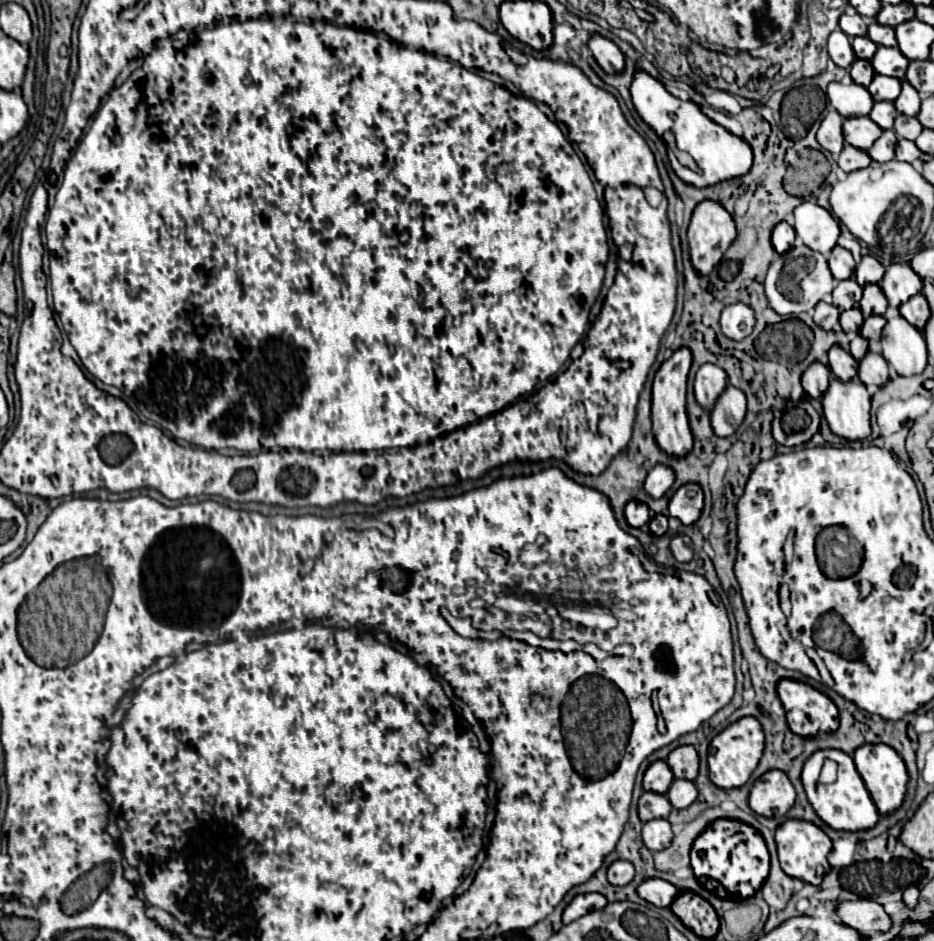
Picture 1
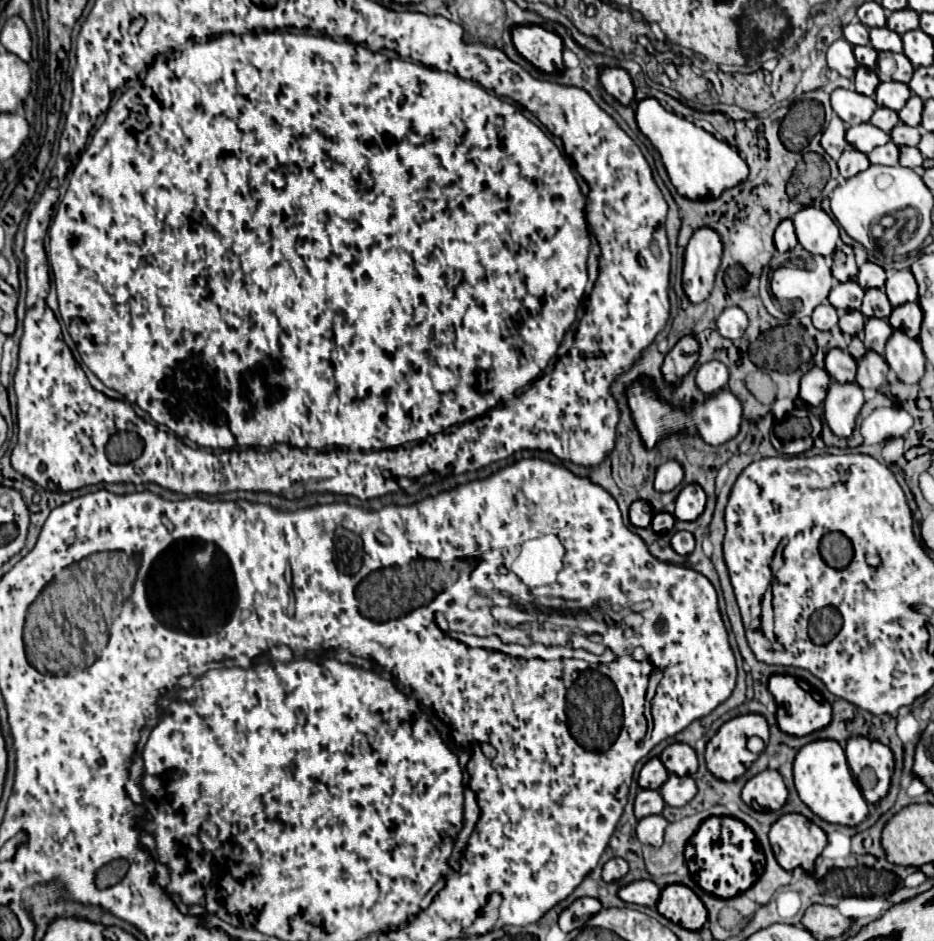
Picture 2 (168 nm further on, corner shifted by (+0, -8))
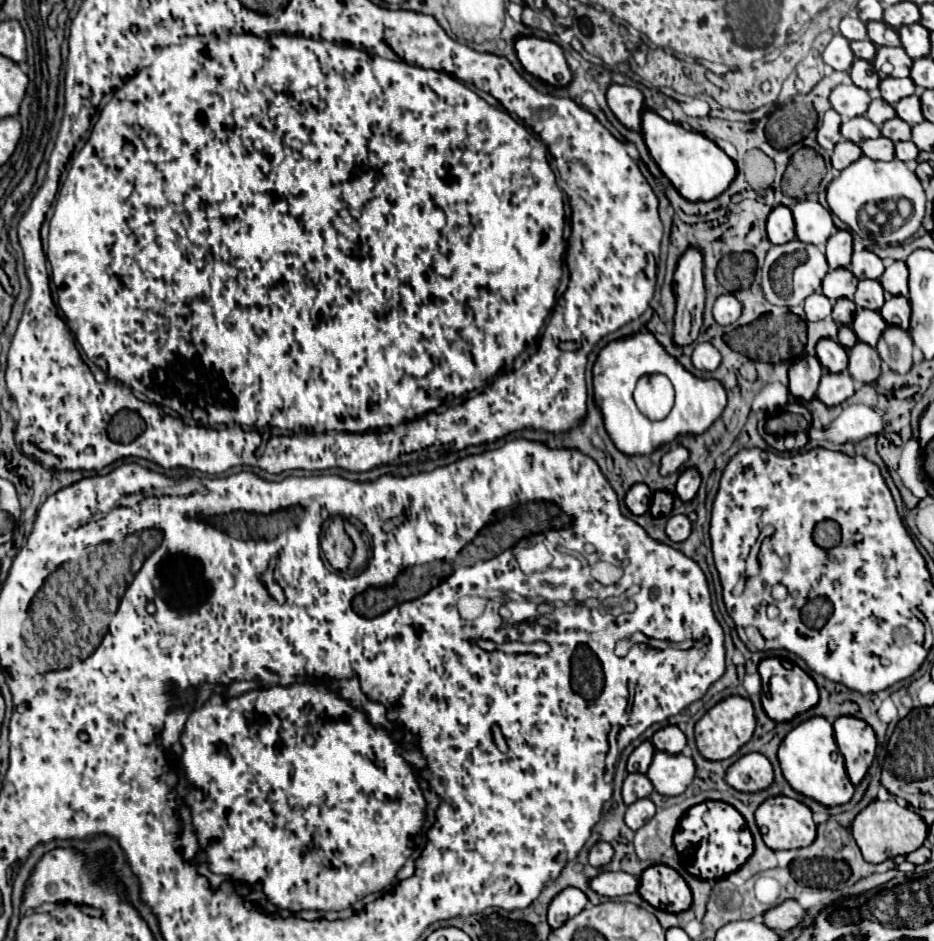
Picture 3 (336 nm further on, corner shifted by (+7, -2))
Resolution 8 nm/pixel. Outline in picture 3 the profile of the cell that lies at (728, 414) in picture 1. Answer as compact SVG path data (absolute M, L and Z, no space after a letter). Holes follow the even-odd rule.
M638 333L638 335L632 335L632 337L620 339L620 341L612 341L600 351L600 355L594 363L594 399L596 399L596 405L600 407L600 411L604 415L604 425L606 425L608 435L612 437L614 445L622 453L628 453L628 455L648 455L654 449L658 449L662 443L674 441L678 435L702 435L726 409L726 391L720 385L720 381L698 379L692 373L688 373L674 357L670 357L664 351L664 347L654 339L652 333ZM656 373L666 375L676 389L676 403L674 403L672 411L668 413L668 417L662 419L662 421L652 421L646 415L642 415L640 409L636 407L634 397L632 397L638 379L644 377L644 375L656 375Z

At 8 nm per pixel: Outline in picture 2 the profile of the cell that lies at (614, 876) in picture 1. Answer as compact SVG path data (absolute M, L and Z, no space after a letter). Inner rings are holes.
M613 857L603 865L603 881L607 881L607 883L621 879L625 873L627 873L627 861L625 859Z

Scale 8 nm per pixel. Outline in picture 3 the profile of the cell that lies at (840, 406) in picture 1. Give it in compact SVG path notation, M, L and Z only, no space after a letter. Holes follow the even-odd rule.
M848 371L824 373L822 375L820 387L818 387L818 399L824 405L836 407L836 405L844 403L852 395L854 395L854 381L852 381Z

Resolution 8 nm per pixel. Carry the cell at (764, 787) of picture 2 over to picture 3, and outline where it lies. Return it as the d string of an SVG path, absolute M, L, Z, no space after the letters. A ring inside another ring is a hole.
M748 753L740 757L726 773L726 783L742 793L758 793L772 785L774 771L762 753Z

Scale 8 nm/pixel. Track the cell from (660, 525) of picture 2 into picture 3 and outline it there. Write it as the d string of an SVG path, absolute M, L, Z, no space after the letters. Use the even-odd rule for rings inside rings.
M658 491L654 493L654 501L650 507L650 515L652 517L662 517L668 515L672 511L672 495L666 491Z

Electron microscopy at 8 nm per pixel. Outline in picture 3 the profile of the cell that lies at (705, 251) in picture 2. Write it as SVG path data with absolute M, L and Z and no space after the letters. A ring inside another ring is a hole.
M688 247L678 259L674 271L674 293L676 293L676 325L674 345L686 347L696 341L702 327L704 311L704 255L696 247Z

